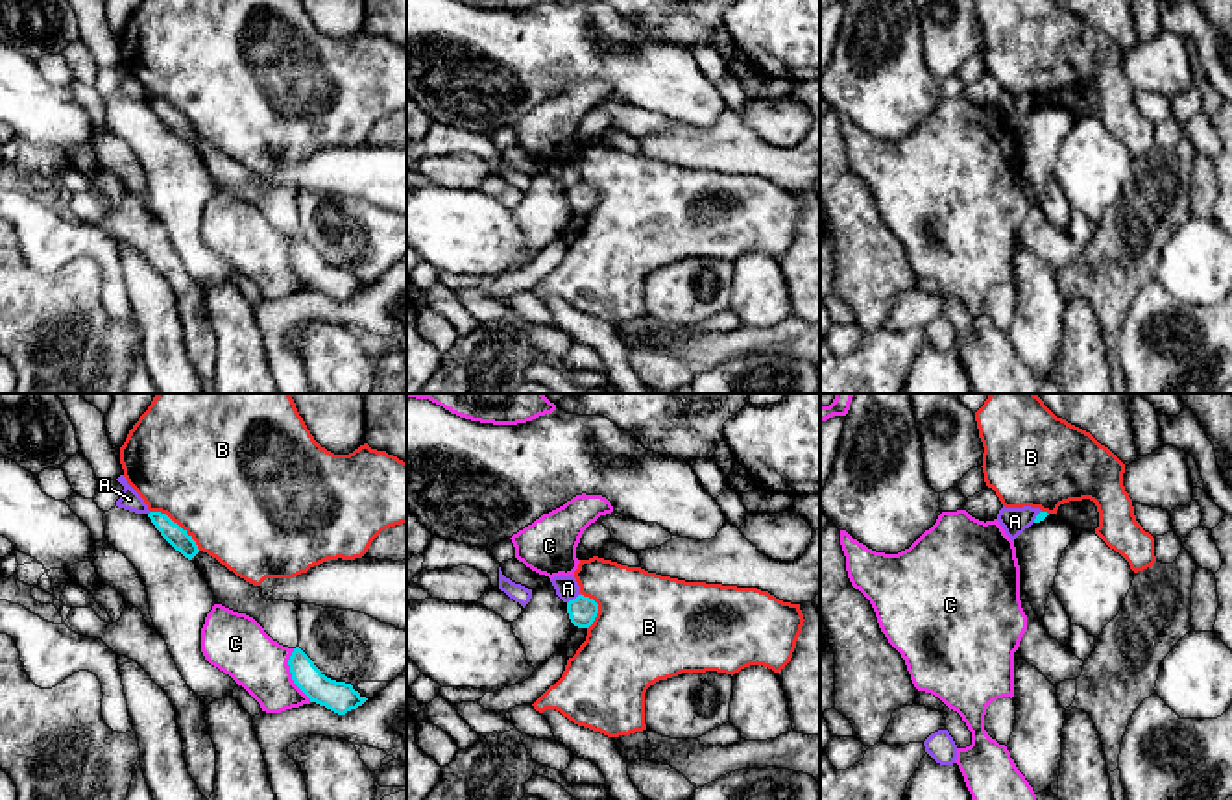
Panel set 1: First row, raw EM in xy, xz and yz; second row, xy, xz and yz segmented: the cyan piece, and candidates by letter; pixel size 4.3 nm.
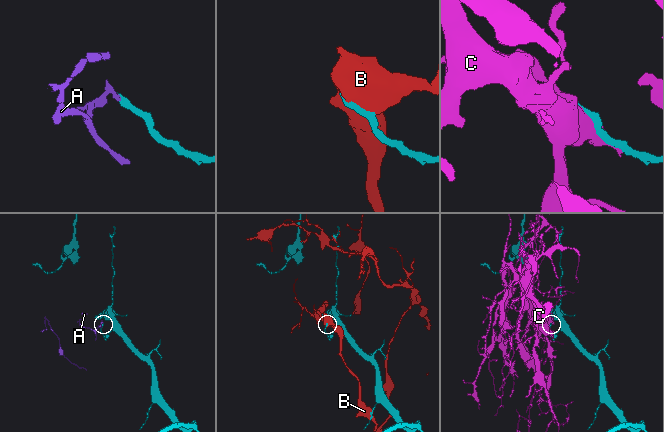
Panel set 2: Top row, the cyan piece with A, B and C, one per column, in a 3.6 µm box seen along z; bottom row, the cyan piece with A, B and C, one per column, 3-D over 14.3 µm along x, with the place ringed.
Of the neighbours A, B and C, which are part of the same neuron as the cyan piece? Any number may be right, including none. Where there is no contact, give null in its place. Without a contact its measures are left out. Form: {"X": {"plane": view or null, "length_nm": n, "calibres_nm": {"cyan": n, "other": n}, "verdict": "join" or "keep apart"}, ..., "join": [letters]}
{"A": {"plane": "xz", "length_nm": 80, "calibres_nm": {"cyan": 130, "other": 100}, "verdict": "keep apart"}, "B": {"plane": "xy", "length_nm": 280, "calibres_nm": {"cyan": 90, "other": 500}, "verdict": "keep apart"}, "C": {"plane": "xy", "length_nm": 240, "calibres_nm": {"cyan": 140, "other": 240}, "verdict": "keep apart"}, "join": []}

